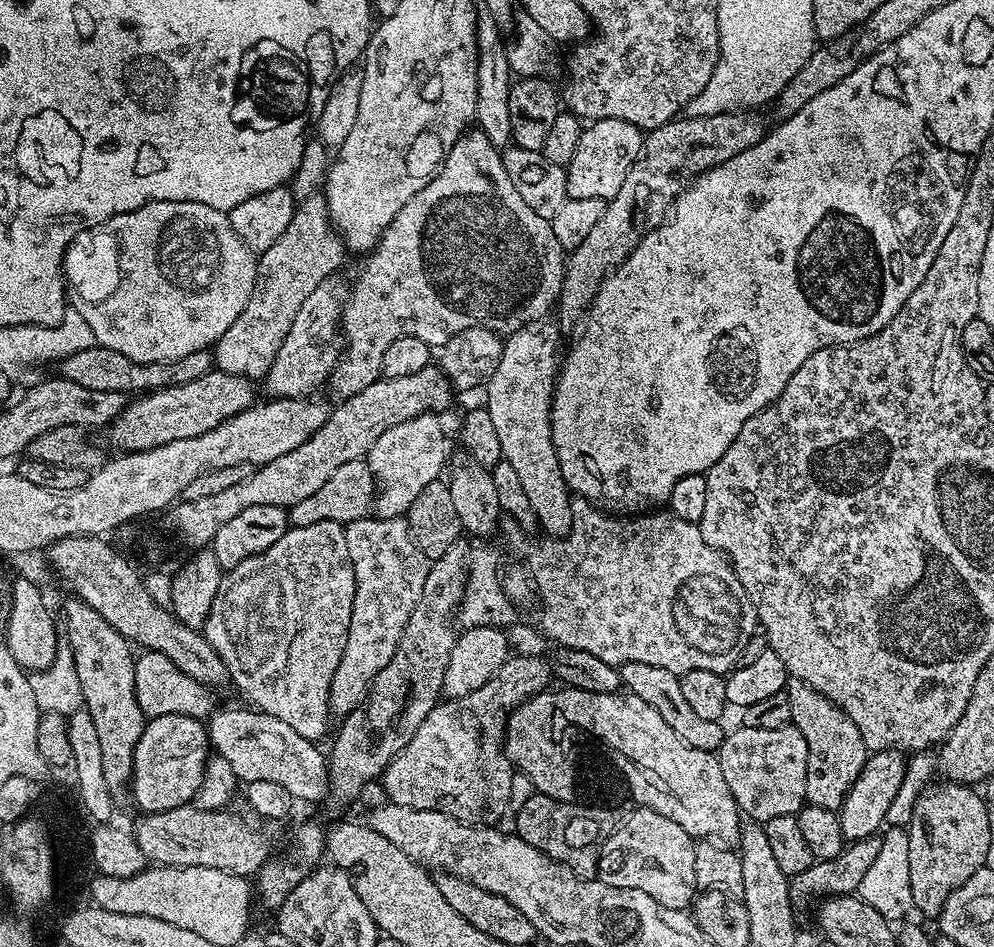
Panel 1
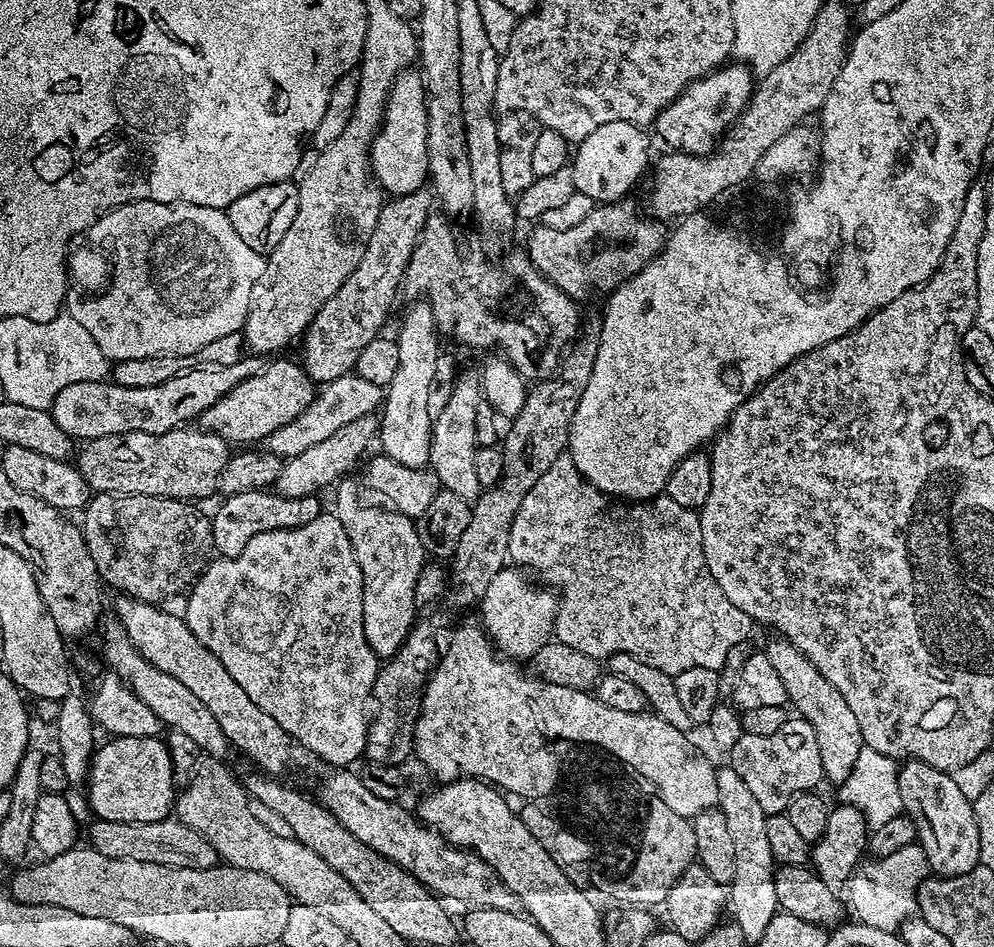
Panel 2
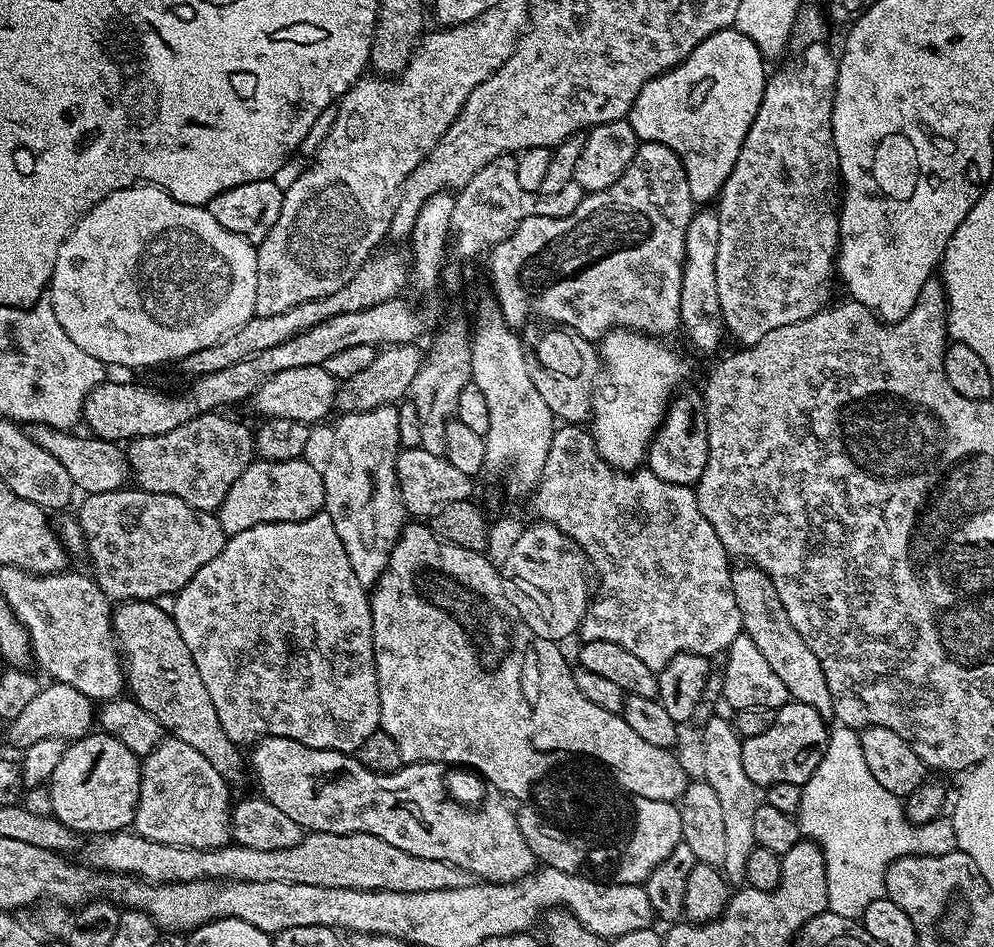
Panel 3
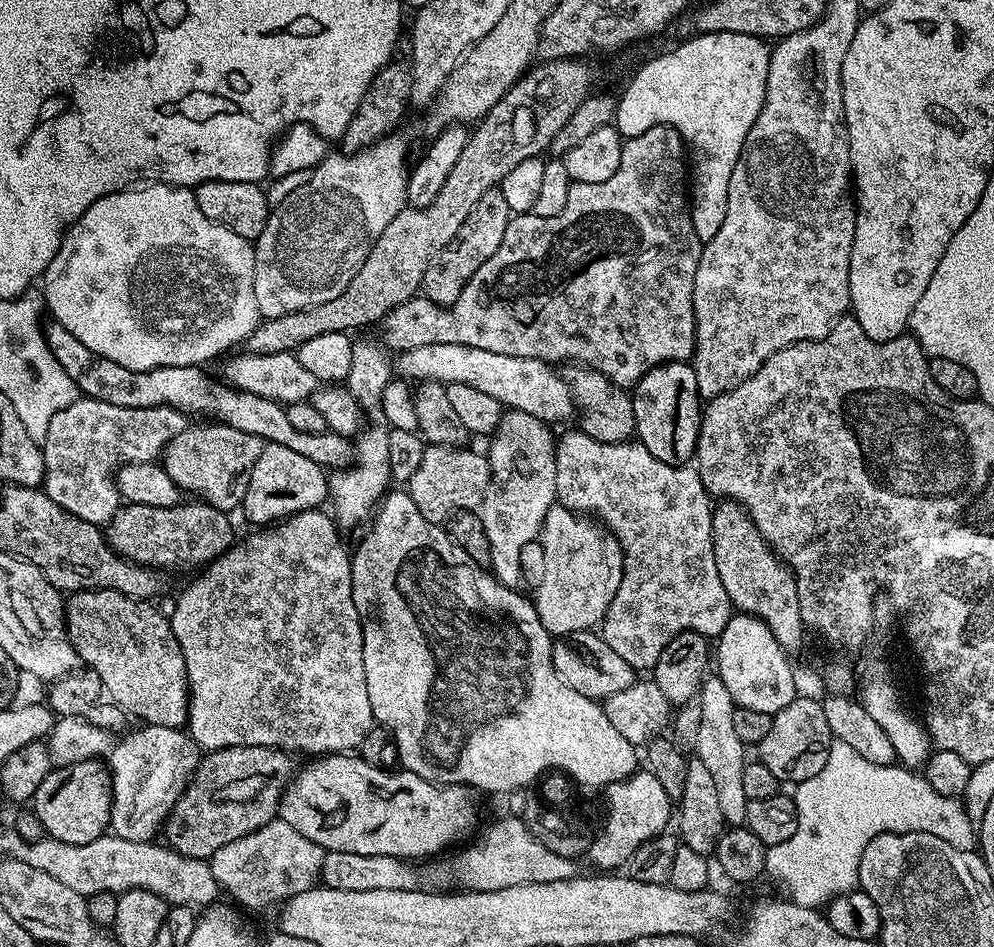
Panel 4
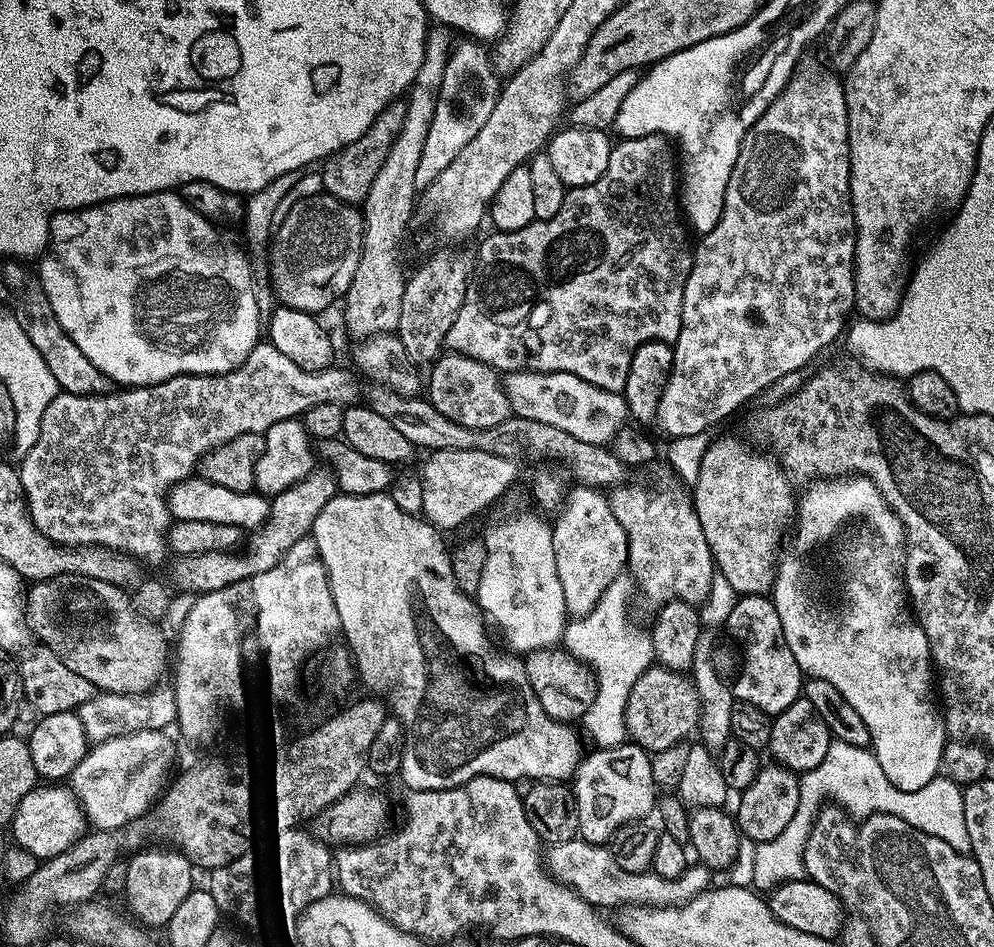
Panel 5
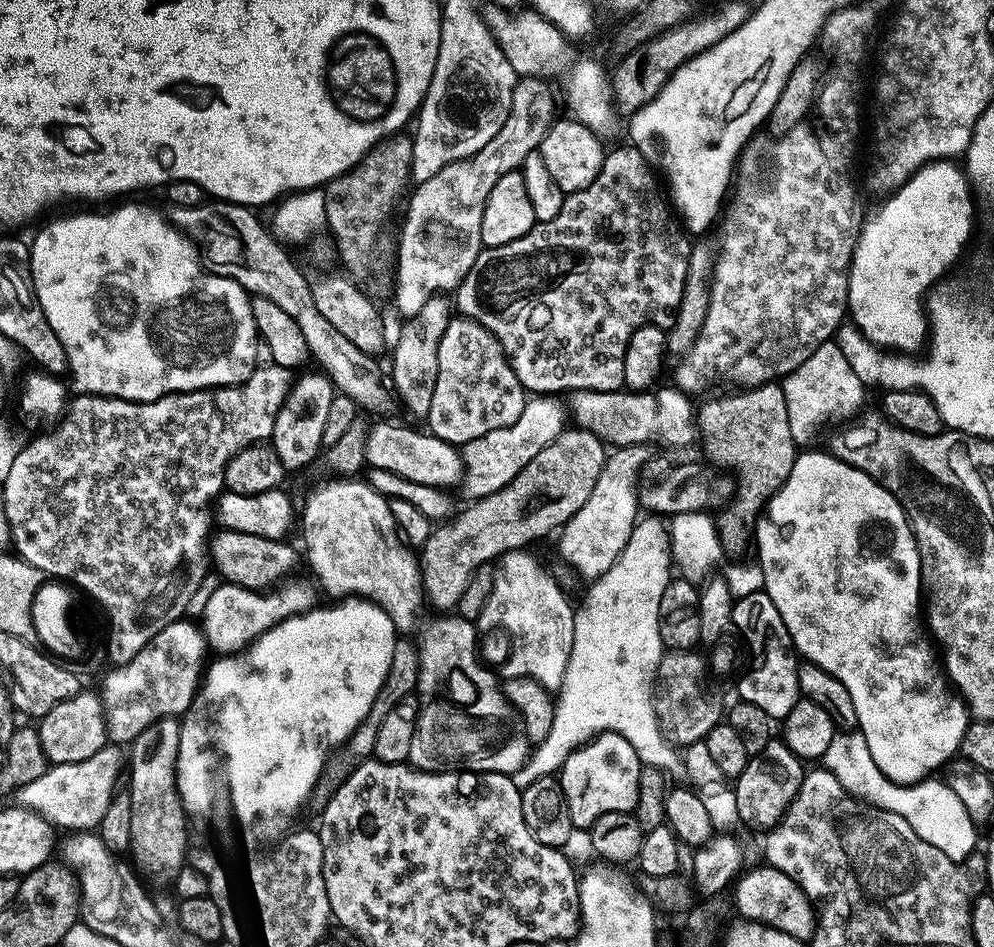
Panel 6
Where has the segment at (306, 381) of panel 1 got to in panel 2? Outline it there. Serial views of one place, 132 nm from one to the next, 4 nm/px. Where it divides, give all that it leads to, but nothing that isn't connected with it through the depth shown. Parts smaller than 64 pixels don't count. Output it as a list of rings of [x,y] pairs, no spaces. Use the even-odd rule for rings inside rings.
[[[419,190],[410,192],[405,196],[392,196],[388,201],[381,203],[378,222],[374,222],[374,228],[370,234],[364,253],[358,262],[355,270],[338,286],[338,290],[318,310],[315,318],[308,323],[308,327],[302,333],[304,345],[300,348],[299,363],[304,365],[306,374],[317,385],[323,386],[334,378],[342,378],[349,375],[355,369],[358,362],[358,354],[370,346],[370,342],[385,331],[384,323],[388,320],[388,311],[396,300],[396,291],[405,279],[408,263],[412,257],[412,251],[420,241],[420,231],[424,229],[424,223],[428,220],[433,211],[434,196],[431,191]]]

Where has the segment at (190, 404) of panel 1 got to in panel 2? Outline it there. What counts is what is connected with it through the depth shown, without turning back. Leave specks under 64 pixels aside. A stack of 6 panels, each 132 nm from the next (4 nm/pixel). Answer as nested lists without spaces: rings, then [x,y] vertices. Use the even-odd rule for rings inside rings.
[[[272,358],[272,360],[261,367],[260,372],[246,378],[244,382],[238,382],[236,386],[230,389],[222,398],[218,398],[218,402],[214,402],[210,407],[201,412],[198,417],[199,427],[205,428],[208,432],[218,434],[226,441],[236,446],[250,446],[255,442],[263,441],[276,430],[278,426],[284,426],[286,422],[290,422],[308,408],[310,402],[316,396],[318,391],[317,385],[308,377],[304,365],[292,360],[276,360],[280,358]]]

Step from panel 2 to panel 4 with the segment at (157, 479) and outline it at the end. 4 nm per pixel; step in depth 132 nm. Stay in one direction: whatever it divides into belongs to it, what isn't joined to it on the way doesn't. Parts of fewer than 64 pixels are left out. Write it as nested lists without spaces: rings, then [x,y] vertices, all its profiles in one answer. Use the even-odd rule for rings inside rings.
[[[198,422],[186,427],[164,448],[162,467],[180,487],[181,493],[197,501],[214,506],[229,514],[235,513],[244,502],[246,486],[250,482],[250,470],[258,462],[266,441],[254,434],[234,430],[229,424]]]

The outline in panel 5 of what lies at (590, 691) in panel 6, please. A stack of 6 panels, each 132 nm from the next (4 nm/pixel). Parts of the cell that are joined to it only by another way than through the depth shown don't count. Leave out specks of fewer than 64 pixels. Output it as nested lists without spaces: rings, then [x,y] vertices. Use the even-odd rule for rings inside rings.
[[[622,574],[606,588],[606,594],[602,594],[602,598],[594,606],[594,610],[590,610],[584,616],[575,617],[564,629],[563,643],[566,645],[567,651],[588,665],[596,678],[596,698],[584,713],[582,724],[592,731],[593,738],[597,740],[596,744],[601,748],[614,748],[618,744],[625,743],[624,712],[628,709],[630,692],[634,690],[634,684],[638,682],[638,678],[642,678],[644,671],[653,667],[654,664],[651,635],[644,633],[643,636],[636,629],[636,624],[632,621],[632,612],[628,609],[632,604],[632,592],[634,596],[634,581],[631,575]]]

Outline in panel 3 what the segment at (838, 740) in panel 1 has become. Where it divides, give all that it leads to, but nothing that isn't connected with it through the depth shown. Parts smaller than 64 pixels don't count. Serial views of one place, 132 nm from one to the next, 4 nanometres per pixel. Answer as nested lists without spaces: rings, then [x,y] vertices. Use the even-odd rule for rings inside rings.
[[[736,566],[731,569],[734,602],[738,602],[738,610],[742,614],[743,635],[749,636],[762,650],[766,663],[778,674],[782,686],[786,686],[789,697],[795,703],[814,706],[818,714],[825,718],[832,716],[832,695],[830,686],[826,686],[826,674],[822,670],[822,662],[814,658],[814,650],[802,642],[798,630],[794,630],[790,617],[786,614],[786,606],[782,606],[782,598],[778,598],[778,590],[774,582],[761,568]]]

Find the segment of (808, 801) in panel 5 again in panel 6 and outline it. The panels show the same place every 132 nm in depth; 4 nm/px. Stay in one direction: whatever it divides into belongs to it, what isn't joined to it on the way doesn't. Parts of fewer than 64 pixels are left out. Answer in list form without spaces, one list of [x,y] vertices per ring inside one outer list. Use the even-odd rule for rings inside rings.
[[[858,730],[837,731],[830,747],[826,749],[822,764],[853,796],[876,808],[884,808],[887,812],[906,818],[906,822],[910,822],[910,830],[914,830],[914,834],[918,834],[922,842],[938,846],[938,850],[942,850],[946,858],[964,862],[975,850],[977,821],[972,819],[966,806],[962,806],[947,782],[929,778],[916,784],[895,784],[890,778],[886,778],[886,774],[882,774],[882,770],[878,770],[878,766],[874,766],[870,746],[866,746],[866,738]]]

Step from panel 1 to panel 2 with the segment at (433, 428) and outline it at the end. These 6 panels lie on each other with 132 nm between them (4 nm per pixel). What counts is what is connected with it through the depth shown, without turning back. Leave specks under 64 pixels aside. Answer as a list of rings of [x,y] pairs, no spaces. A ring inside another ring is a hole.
[[[420,298],[417,304],[412,304],[404,312],[400,320],[400,333],[395,333],[394,339],[398,346],[398,371],[386,386],[386,395],[382,400],[382,413],[378,420],[378,444],[381,444],[383,455],[394,458],[394,462],[402,462],[404,466],[422,468],[428,464],[430,458],[430,444],[432,442],[432,417],[430,410],[426,410],[427,390],[434,379],[436,359],[442,354],[442,348],[436,345],[438,329],[432,308],[427,299]]]

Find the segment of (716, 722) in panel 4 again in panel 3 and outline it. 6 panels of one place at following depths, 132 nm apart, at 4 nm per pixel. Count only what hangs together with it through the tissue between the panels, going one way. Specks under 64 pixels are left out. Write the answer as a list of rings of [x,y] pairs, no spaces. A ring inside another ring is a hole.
[[[715,714],[702,726],[702,778],[713,787],[721,803],[722,819],[726,827],[726,858],[722,865],[725,879],[731,885],[741,885],[745,879],[745,866],[756,845],[754,815],[760,803],[758,786],[746,775],[742,767],[741,737],[731,721]]]

